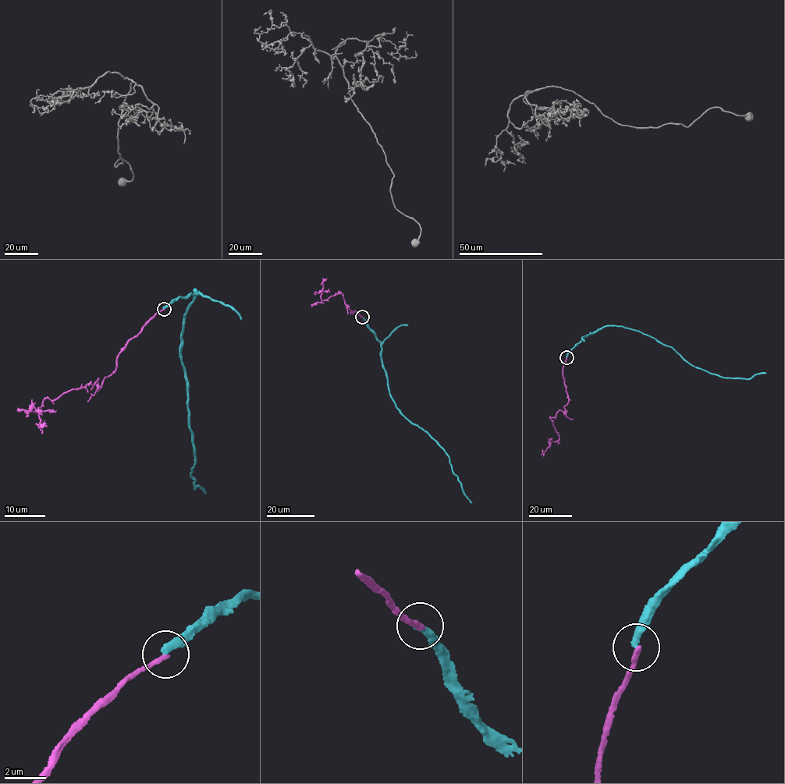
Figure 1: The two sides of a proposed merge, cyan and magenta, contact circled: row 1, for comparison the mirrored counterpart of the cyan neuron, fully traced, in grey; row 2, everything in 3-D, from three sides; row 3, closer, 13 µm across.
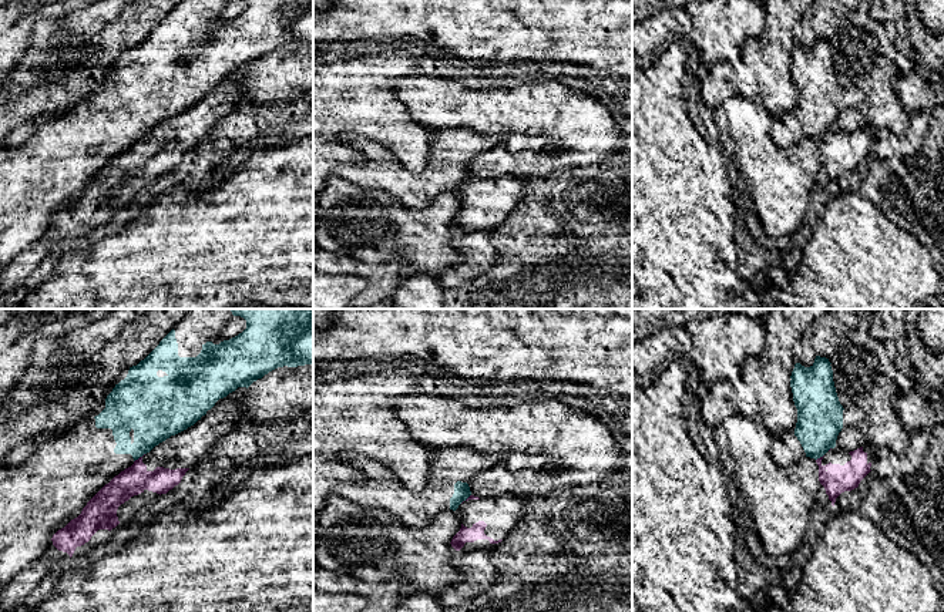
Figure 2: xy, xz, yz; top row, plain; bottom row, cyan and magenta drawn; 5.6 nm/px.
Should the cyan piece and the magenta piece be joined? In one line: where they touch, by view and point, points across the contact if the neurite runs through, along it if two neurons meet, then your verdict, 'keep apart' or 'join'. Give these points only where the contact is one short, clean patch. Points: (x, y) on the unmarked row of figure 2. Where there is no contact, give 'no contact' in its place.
meets cyan in xy at (138, 138); border along xy (144, 134), (134, 143); keep apart

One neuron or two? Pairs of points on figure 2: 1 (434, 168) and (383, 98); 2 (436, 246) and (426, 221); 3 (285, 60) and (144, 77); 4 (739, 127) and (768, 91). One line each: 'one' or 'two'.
1: two
2: one
3: two
4: two

